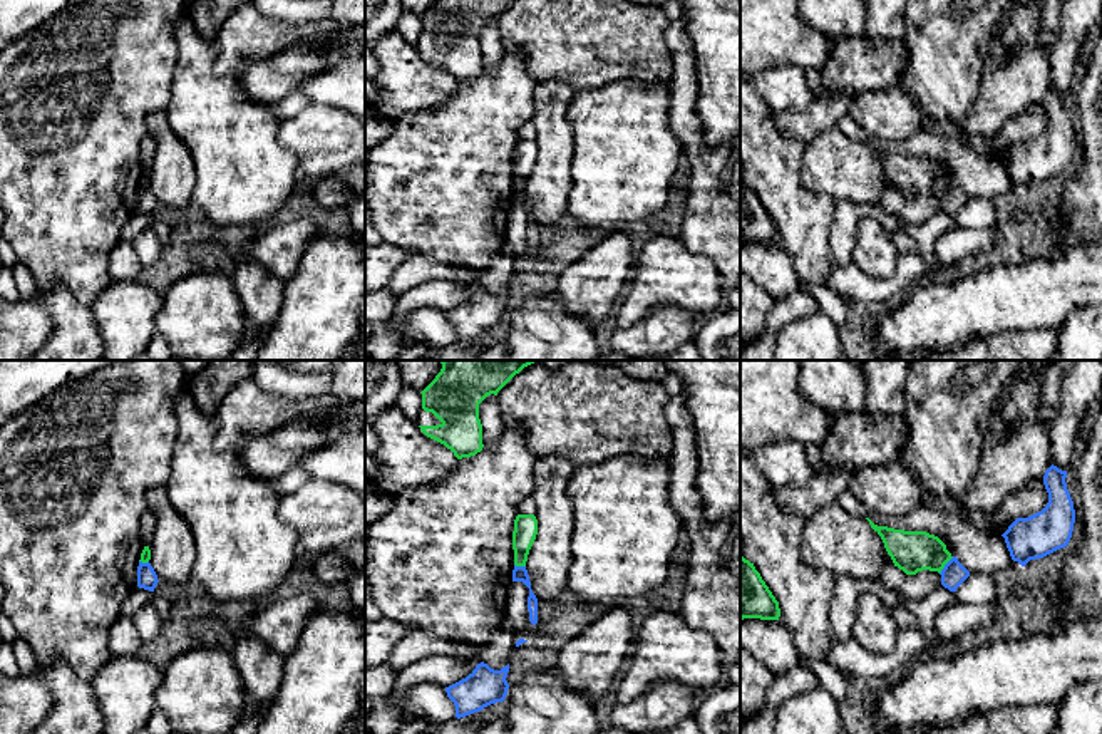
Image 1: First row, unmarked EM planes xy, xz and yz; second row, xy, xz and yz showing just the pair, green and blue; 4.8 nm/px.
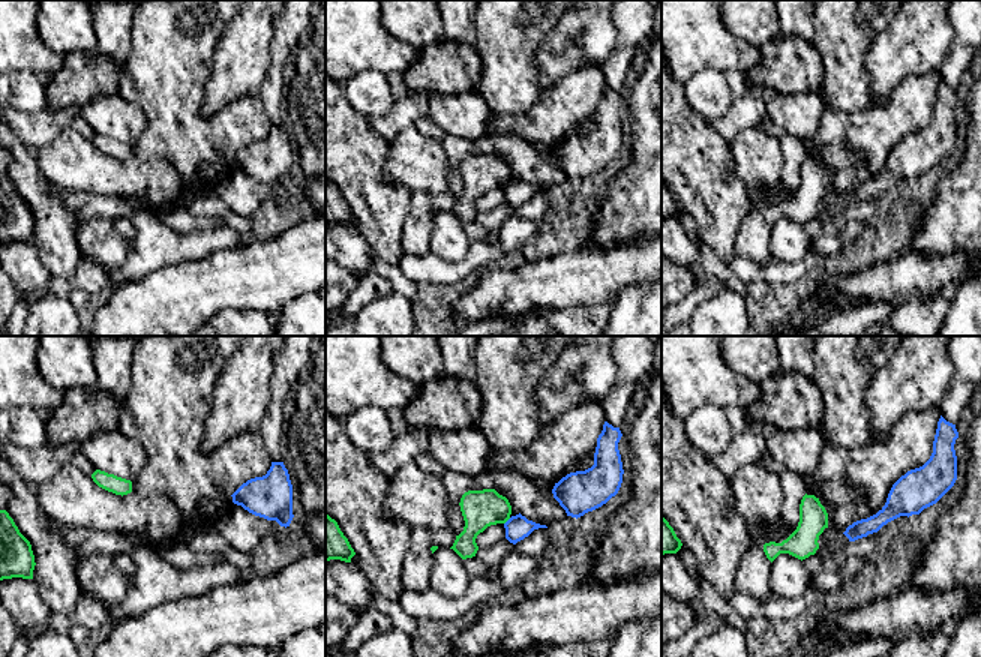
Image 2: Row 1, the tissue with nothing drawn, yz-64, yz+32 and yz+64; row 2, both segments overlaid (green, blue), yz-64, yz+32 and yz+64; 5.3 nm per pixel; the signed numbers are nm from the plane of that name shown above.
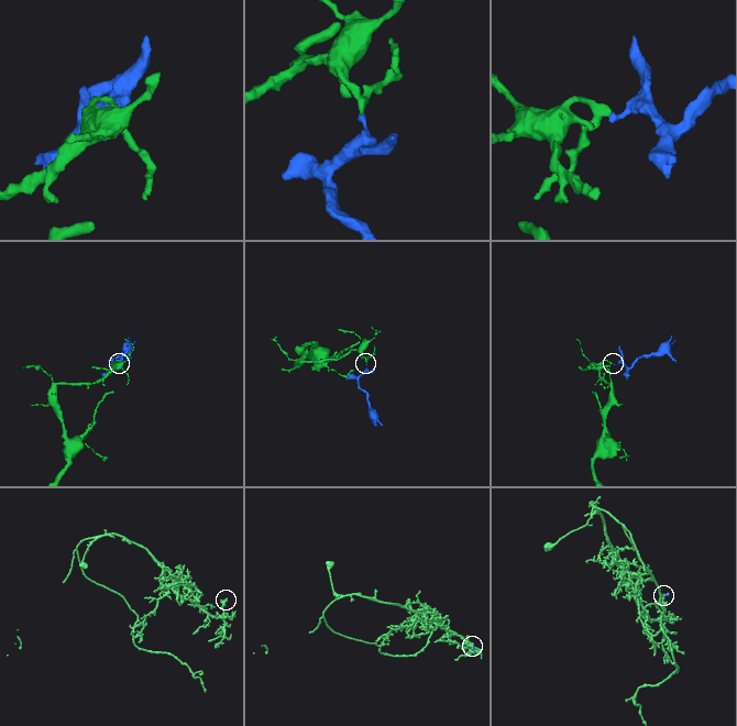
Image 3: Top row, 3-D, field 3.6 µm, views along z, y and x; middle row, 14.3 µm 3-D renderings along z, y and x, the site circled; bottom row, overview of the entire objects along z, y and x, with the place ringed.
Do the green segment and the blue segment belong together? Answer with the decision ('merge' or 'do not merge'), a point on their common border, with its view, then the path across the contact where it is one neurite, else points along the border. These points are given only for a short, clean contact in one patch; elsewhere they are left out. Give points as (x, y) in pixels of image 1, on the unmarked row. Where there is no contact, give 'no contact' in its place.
do not merge; meets green in yz at (945, 188); border along yz (953, 181), (940, 198)

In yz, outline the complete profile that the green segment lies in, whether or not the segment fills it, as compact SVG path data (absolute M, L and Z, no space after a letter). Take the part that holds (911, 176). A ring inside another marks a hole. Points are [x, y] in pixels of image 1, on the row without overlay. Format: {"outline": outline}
{"outline": "M869 142L866 144L881 161L894 191L906 199L916 199L923 194L941 198L945 189L953 183L946 169L935 159L878 151Z"}

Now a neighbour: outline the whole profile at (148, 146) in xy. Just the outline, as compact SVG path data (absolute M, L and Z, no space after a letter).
M147 134L142 137L139 144L139 161L144 171L149 171L154 161L156 154L156 142L154 139Z

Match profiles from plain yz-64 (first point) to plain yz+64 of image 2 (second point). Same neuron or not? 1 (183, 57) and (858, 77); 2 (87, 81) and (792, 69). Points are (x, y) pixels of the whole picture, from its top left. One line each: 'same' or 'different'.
1: same
2: same

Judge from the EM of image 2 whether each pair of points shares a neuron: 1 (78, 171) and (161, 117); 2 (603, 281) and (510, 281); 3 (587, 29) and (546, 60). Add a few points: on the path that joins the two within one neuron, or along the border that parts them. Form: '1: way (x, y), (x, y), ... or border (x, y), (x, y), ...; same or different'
1: way (104, 171), (128, 171), (156, 143); same
2: way (581, 281), (533, 281); same
3: way (576, 39), (557, 56); same

